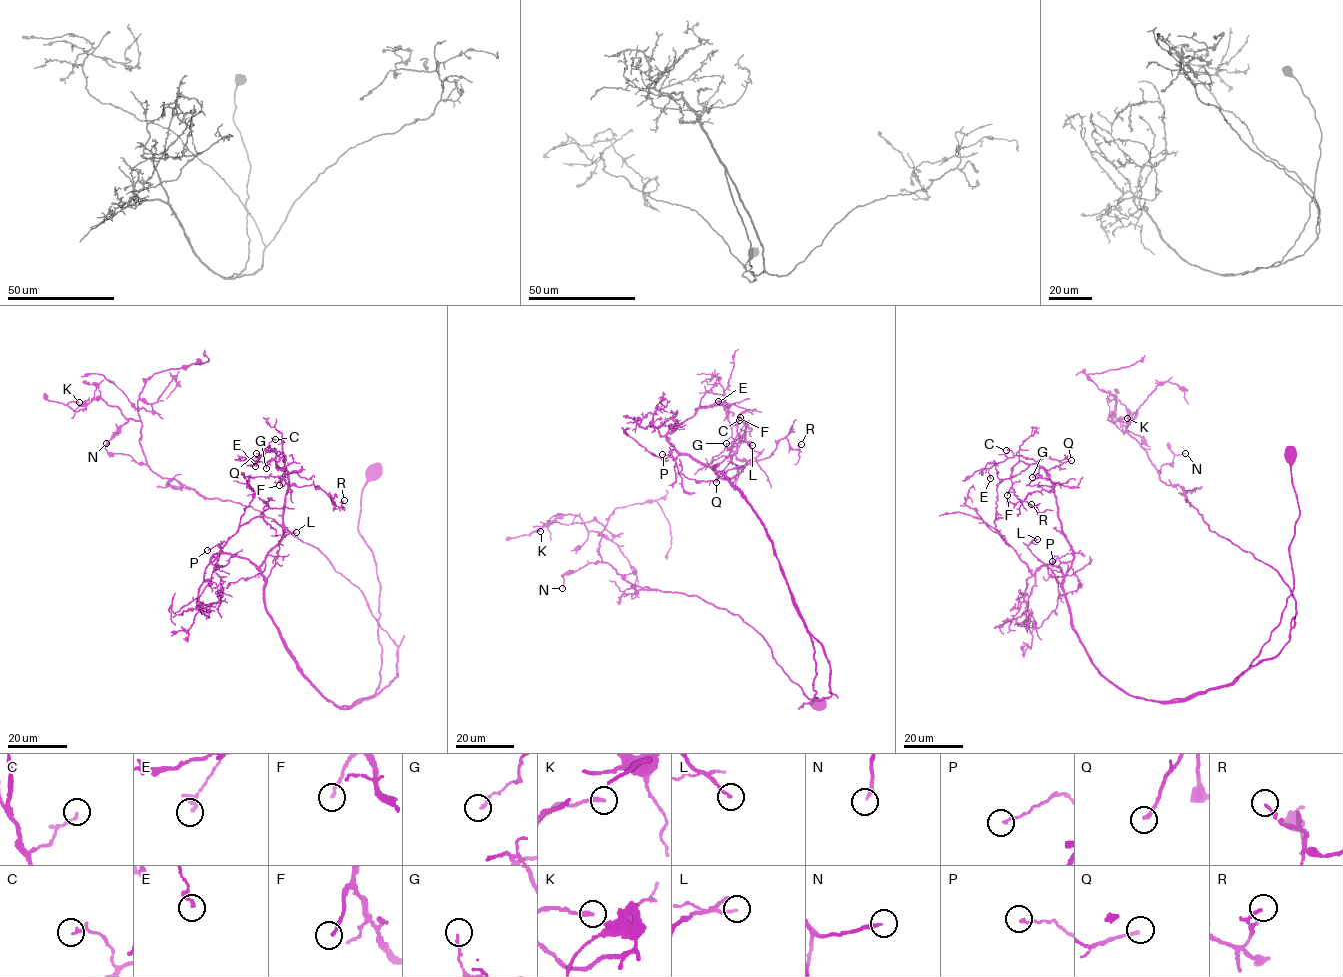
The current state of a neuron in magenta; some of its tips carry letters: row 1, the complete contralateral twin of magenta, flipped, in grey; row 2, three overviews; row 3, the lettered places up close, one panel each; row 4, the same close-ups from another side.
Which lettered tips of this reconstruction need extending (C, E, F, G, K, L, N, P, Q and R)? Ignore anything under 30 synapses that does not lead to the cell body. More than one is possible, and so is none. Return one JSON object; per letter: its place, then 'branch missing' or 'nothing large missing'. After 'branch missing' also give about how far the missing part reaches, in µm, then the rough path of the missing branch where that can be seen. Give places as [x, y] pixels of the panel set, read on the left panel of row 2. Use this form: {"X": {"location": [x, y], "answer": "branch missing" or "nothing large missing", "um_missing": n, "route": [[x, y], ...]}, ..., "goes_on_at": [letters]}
{"C": {"location": [275, 439], "answer": "nothing large missing"}, "E": {"location": [255, 466], "answer": "nothing large missing"}, "F": {"location": [279, 485], "answer": "nothing large missing"}, "G": {"location": [266, 468], "answer": "nothing large missing"}, "K": {"location": [79, 402], "answer": "nothing large missing"}, "L": {"location": [296, 532], "answer": "nothing large missing"}, "N": {"location": [106, 443], "answer": "nothing large missing"}, "P": {"location": [207, 550], "answer": "nothing large missing"}, "Q": {"location": [256, 453], "answer": "nothing large missing"}, "R": {"location": [344, 500], "answer": "nothing large missing"}, "goes_on_at": []}

